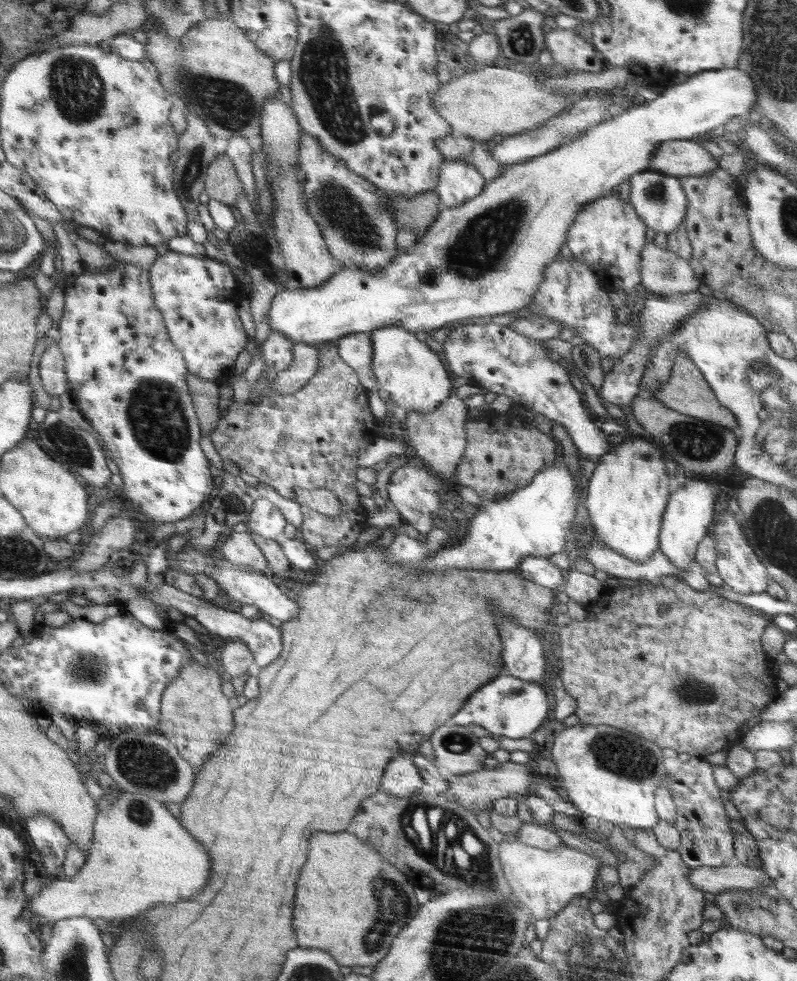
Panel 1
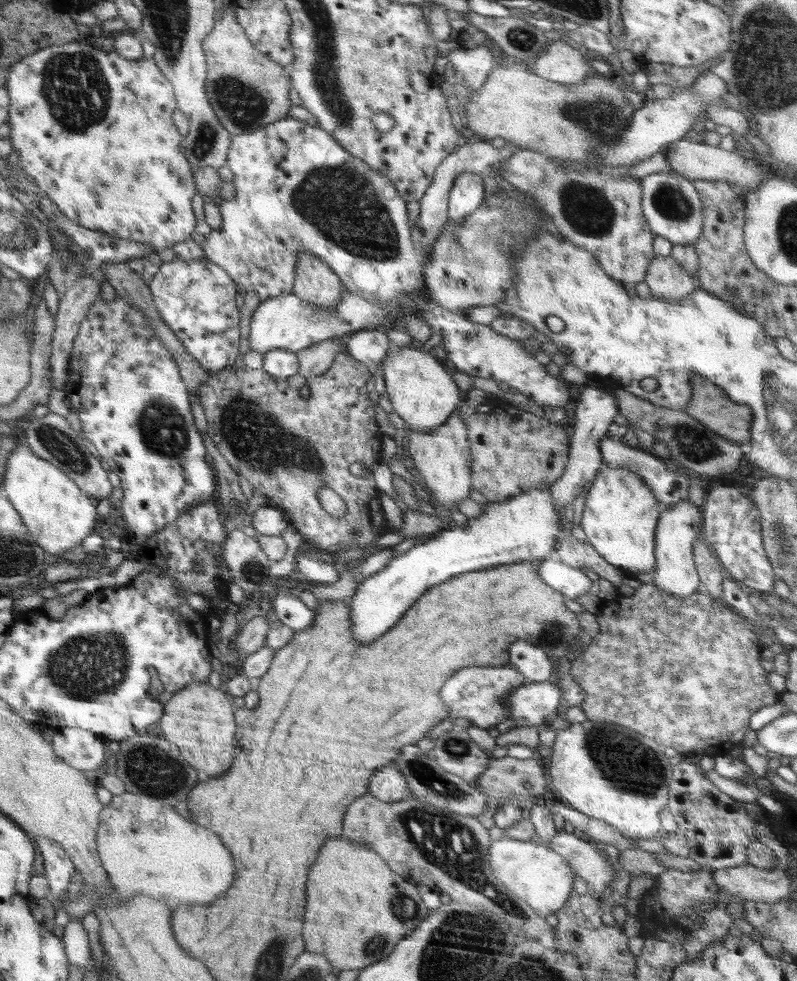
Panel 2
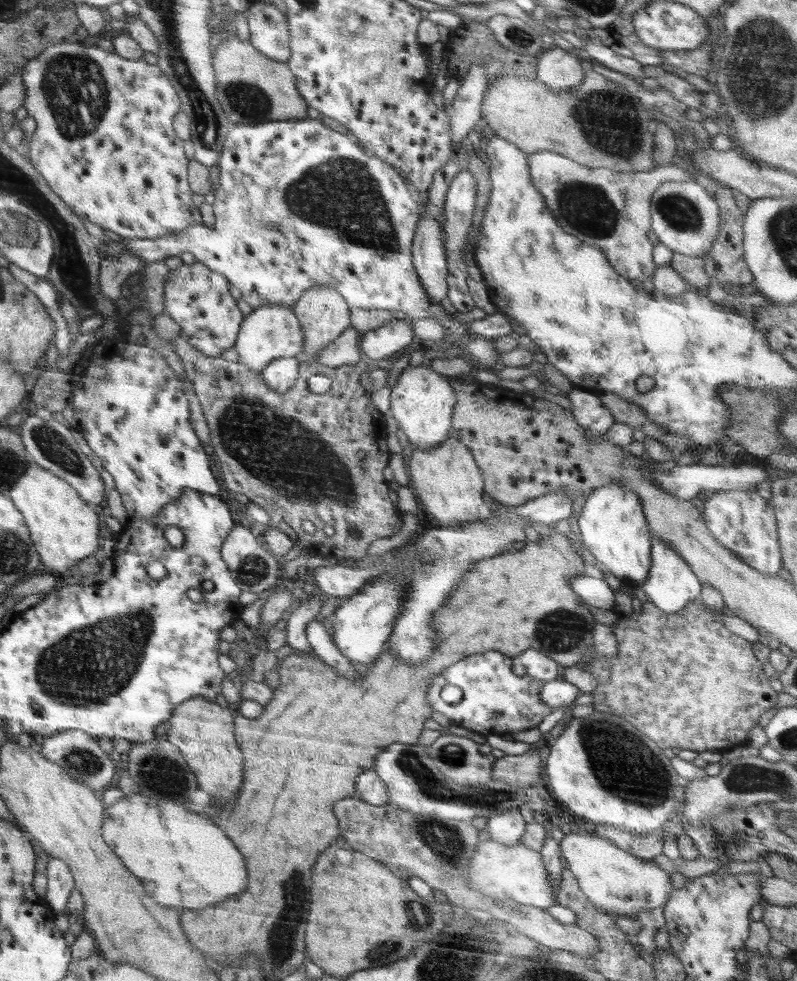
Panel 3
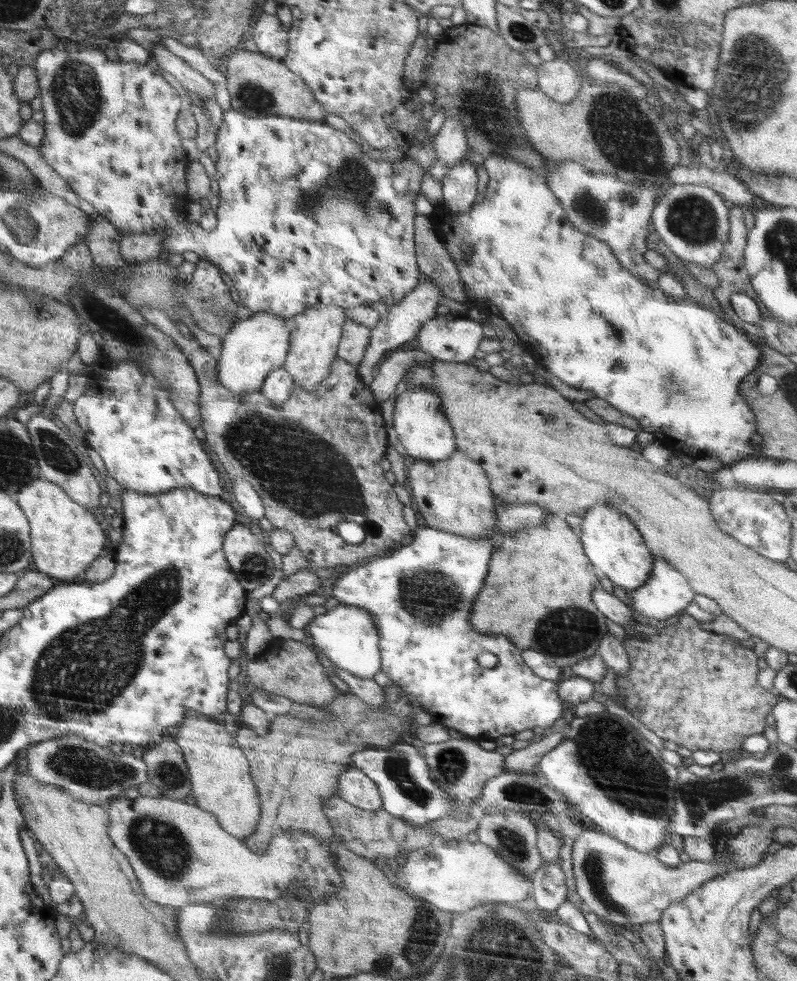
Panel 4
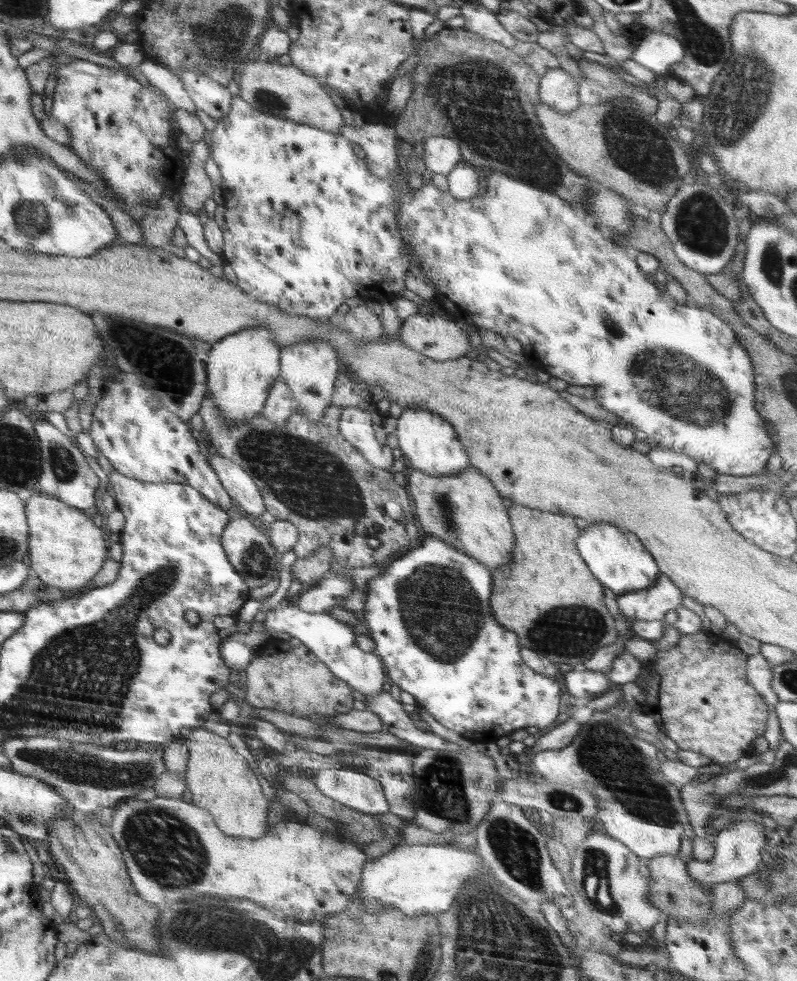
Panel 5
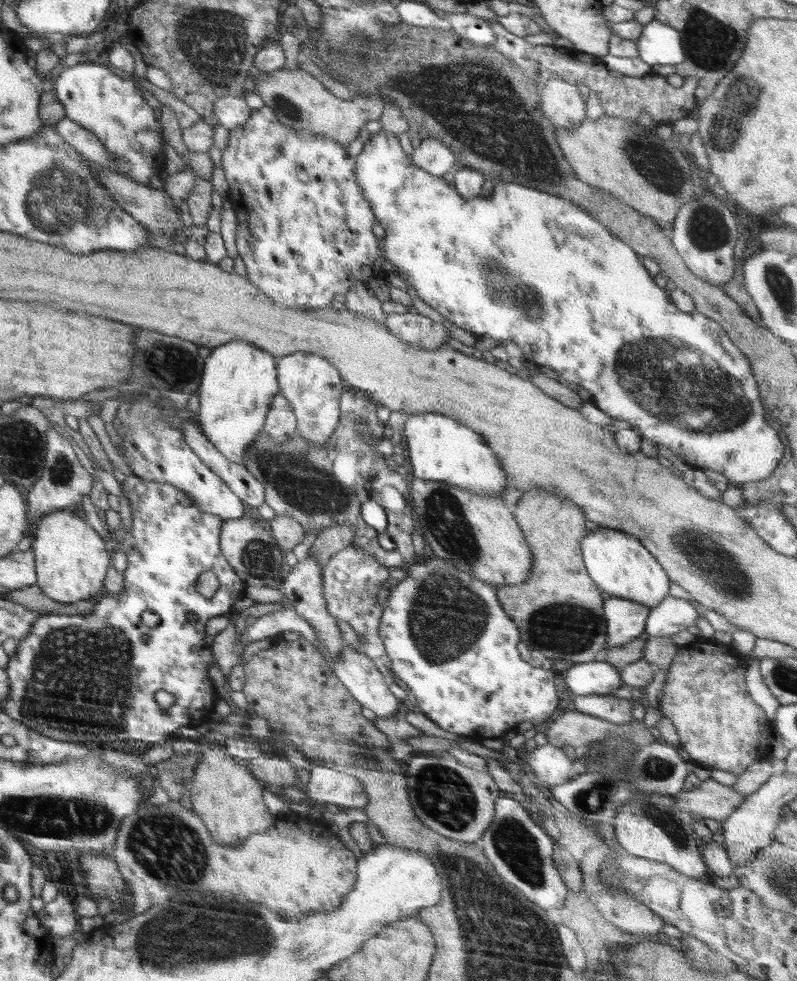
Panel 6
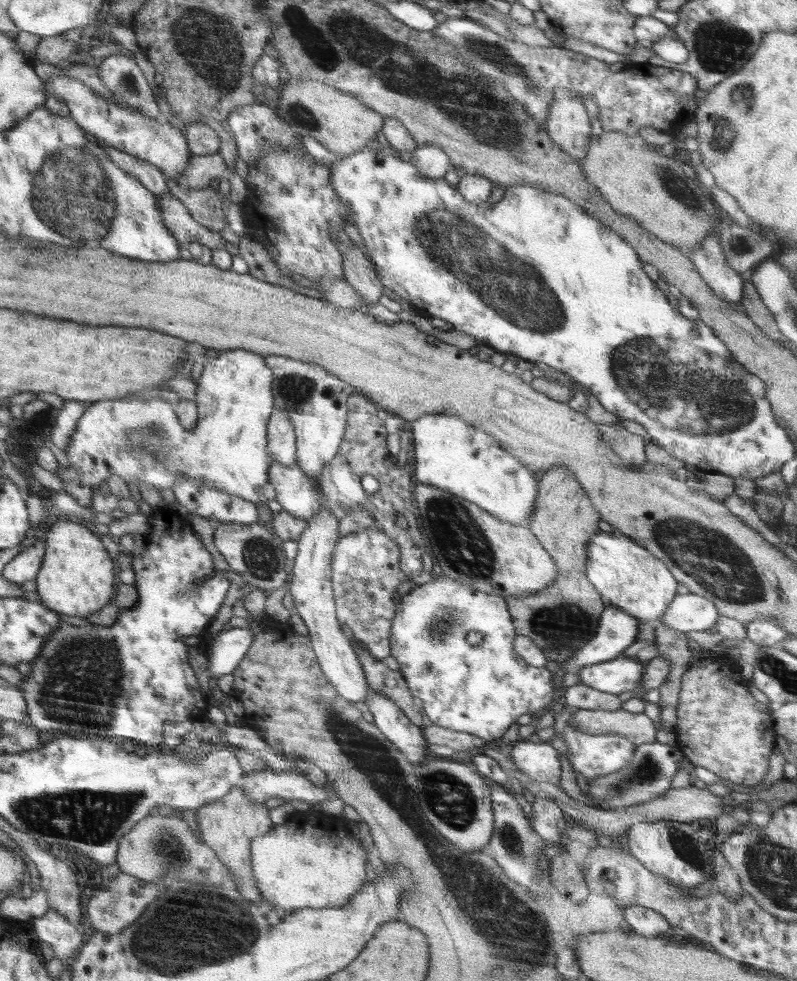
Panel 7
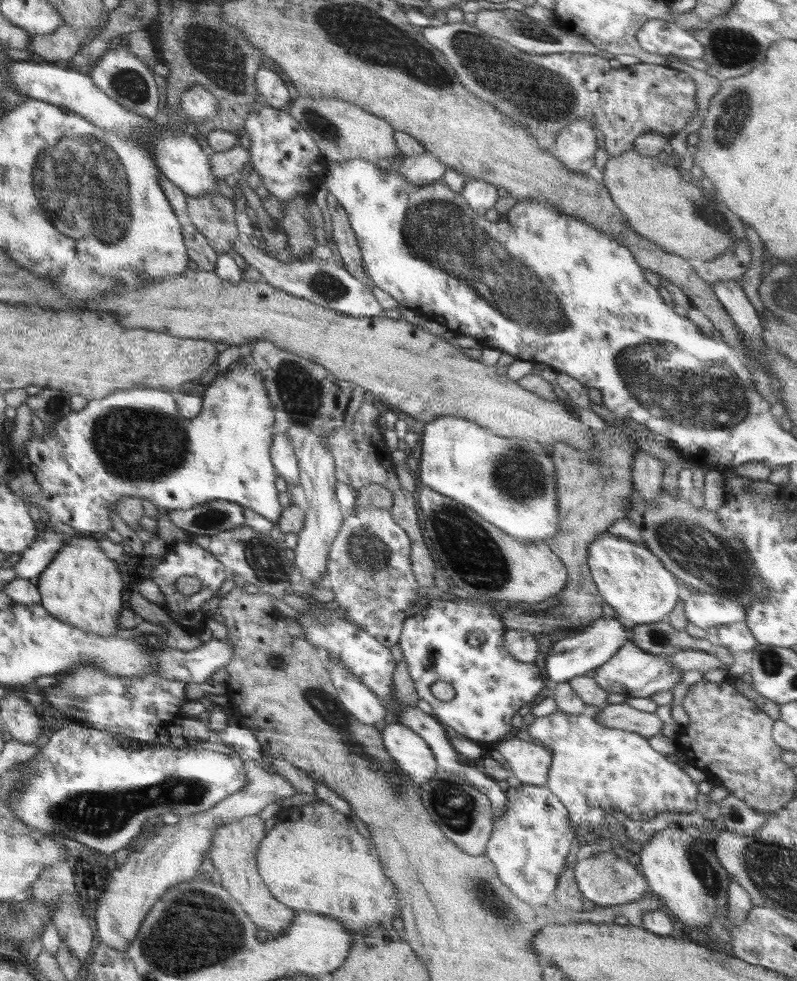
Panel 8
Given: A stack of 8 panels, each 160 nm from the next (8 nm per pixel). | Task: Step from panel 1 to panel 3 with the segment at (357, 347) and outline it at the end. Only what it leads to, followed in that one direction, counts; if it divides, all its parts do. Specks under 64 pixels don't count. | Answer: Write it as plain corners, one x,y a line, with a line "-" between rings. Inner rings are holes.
394,320
376,330
363,333
360,349
372,360
390,359
412,342
412,327
404,320

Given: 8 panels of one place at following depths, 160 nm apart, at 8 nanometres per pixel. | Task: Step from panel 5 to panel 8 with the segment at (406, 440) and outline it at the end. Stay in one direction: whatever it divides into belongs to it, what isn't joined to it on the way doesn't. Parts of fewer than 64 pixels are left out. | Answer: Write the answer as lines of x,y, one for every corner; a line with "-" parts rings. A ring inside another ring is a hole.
456,416
439,417
428,422
421,439
420,482
423,486
466,504
484,520
520,542
544,542
546,538
556,536
559,516
551,449
544,449
536,441
519,442
512,438
500,438
478,424

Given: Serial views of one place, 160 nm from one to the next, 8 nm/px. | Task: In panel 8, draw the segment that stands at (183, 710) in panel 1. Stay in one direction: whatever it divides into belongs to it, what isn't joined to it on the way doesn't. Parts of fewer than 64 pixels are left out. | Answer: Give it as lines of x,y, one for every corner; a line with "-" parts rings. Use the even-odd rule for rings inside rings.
259,815
240,817
238,820
220,825
213,834
213,845
209,850
215,869
221,874
220,884
240,904
242,910
257,926
257,930
267,930
269,936
284,935
285,930
293,925
297,912
279,902
269,892
269,887
257,869
257,850
264,840
264,820

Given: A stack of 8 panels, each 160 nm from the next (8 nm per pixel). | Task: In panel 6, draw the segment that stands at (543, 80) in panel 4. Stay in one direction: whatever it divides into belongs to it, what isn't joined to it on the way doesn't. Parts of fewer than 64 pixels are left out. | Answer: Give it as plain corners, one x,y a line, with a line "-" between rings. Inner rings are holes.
552,76
540,89
541,109
549,122
571,129
586,118
585,100
576,85

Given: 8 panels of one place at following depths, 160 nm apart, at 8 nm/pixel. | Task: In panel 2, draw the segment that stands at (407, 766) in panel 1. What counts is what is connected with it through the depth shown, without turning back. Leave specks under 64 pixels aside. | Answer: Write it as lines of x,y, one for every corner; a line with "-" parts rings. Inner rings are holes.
392,764
381,768
382,770
378,770
378,774
370,780
368,793
384,802
396,802
407,798
410,789
400,769

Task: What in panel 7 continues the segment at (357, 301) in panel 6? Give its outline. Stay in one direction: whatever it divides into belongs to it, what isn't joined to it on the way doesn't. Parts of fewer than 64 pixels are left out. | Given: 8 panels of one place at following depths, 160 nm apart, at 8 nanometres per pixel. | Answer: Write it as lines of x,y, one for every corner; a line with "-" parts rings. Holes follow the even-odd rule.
358,247
346,249
342,254
344,254
344,279
357,292
359,308
368,309
368,305
379,302
385,286
376,274
372,263

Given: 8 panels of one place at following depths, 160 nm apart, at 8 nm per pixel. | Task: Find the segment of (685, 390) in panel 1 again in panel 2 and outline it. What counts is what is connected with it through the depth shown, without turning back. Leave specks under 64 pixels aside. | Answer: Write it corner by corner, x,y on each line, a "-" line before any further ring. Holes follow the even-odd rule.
692,376
692,380
689,383
691,397
684,413
698,420
702,425
706,425
709,430
712,430
718,436
722,436
722,438
726,438
730,442
738,443
746,450
750,440
752,440
752,435
750,435
752,420
754,420
752,408
730,401
723,388
716,386
708,379

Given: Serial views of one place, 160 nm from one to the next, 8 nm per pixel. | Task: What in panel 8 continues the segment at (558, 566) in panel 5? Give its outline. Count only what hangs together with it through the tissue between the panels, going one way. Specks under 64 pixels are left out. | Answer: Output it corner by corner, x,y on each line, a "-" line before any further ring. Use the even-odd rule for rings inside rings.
607,426
606,431
591,430
594,450
576,451
574,447
558,442
552,448
554,475
556,475
557,515
559,529
552,538
544,543
566,567
568,580
558,593
560,604
552,606
552,610
544,616
536,614
520,614
518,610
506,610
502,614
503,624
507,629
520,628
532,634
540,632
576,632
588,628
597,618
602,616
602,605
605,600
600,596
597,586
592,580
587,563
589,546
615,521
626,518
631,505
632,492
632,457
640,449
636,449
631,437
614,426

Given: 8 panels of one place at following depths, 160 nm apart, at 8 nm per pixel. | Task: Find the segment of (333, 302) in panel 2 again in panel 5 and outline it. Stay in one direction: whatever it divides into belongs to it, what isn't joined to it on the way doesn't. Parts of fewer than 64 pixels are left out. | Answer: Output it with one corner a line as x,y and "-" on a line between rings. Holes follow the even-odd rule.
300,338
306,343
289,344
282,347
282,376
281,379
289,386
292,398
297,405
297,411
304,414
308,420
322,418
330,408
337,376
342,369
338,350
332,343
324,340

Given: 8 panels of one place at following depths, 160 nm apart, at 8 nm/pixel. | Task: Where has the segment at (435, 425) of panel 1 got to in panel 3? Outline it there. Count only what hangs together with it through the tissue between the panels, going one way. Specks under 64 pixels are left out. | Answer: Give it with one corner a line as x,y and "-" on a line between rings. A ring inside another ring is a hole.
450,432
448,440
438,444
432,450
415,450
410,459
408,470
410,478
410,488
414,491
418,500
421,512
432,520
433,524
440,522
442,527
462,526
475,520
478,514
484,513
484,480
480,469
476,465
470,450
459,442

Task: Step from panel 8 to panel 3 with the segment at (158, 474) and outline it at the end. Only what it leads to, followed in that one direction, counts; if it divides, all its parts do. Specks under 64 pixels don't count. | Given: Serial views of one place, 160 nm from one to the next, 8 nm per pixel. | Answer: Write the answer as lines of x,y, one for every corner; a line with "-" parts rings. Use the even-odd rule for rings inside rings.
264,305
246,315
233,348
238,353
238,363
261,371
277,358
297,357
305,345
306,334
303,333
301,323
292,308
284,305

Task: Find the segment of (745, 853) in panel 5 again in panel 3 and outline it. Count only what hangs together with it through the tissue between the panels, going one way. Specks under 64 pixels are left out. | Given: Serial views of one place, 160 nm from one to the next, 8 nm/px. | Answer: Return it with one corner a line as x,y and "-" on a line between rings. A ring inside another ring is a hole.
595,832
566,834
559,842
559,849
588,902
614,917
630,916
634,919
640,912
650,912
658,906
664,908
670,896
676,892
670,874
655,865
652,859
634,856

